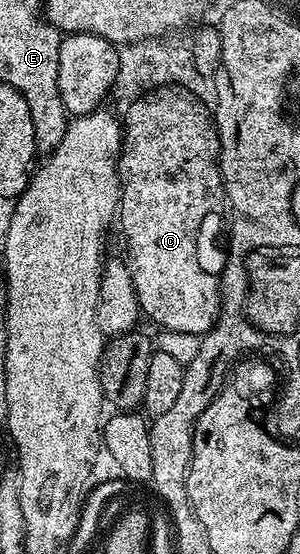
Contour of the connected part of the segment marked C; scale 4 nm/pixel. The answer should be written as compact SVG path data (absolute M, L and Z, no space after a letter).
M158 91L151 93L150 99L141 100L136 104L135 111L128 117L127 156L120 161L120 175L122 177L122 223L126 227L128 245L124 249L125 254L130 254L128 266L132 273L132 281L136 289L138 305L143 316L146 315L163 331L175 331L176 333L192 333L199 337L206 334L214 326L214 320L218 318L218 281L222 277L222 270L226 264L225 258L214 252L214 238L218 230L223 230L224 219L218 214L223 214L226 203L226 190L222 188L222 169L214 165L215 144L213 132L210 131L210 119L206 119L206 111L198 107L195 99L191 99L187 91Z

